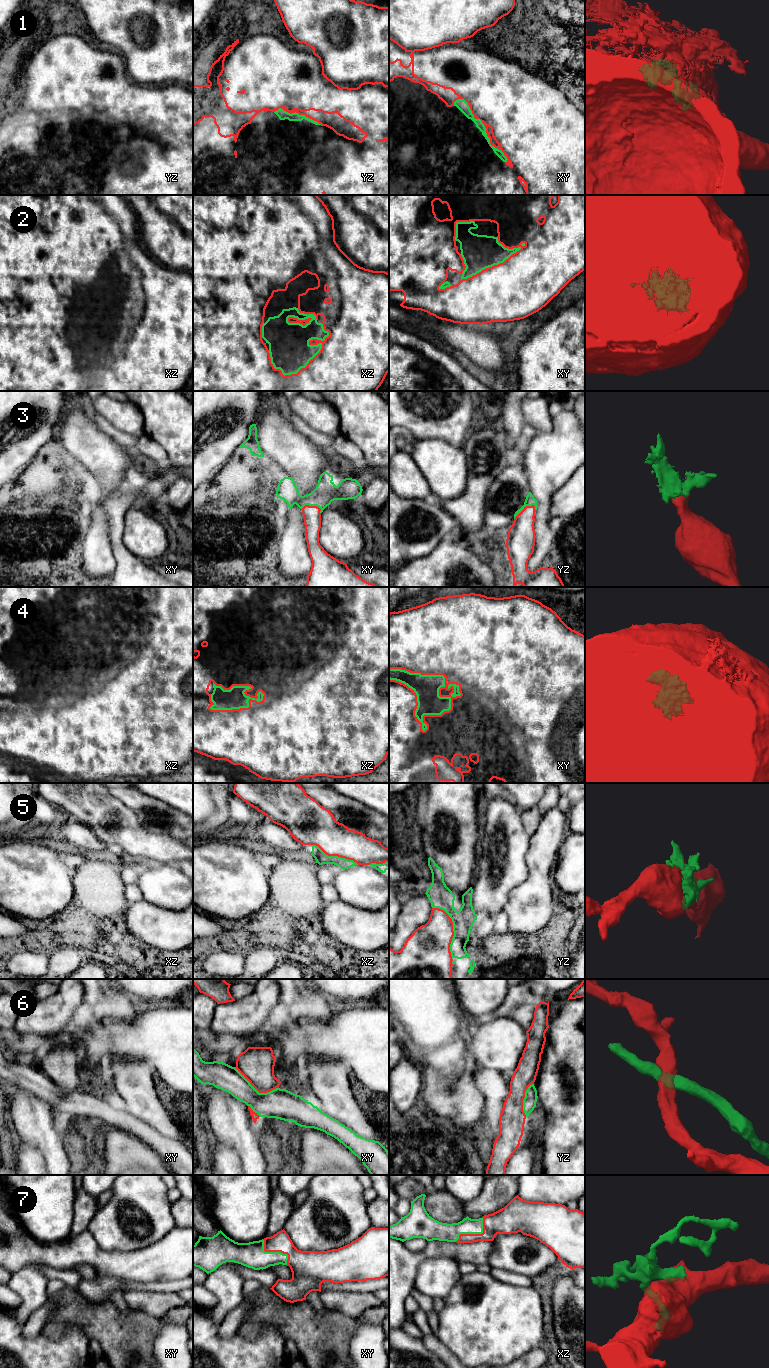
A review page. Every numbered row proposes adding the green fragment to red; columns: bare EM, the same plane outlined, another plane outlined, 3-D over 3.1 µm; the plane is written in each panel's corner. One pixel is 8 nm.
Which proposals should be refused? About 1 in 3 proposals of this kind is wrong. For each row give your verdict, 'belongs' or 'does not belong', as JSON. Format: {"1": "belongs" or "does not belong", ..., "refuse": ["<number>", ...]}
{"1": "does not belong", "2": "belongs", "3": "belongs", "4": "belongs", "5": "does not belong", "6": "does not belong", "7": "belongs", "refuse": ["1", "5", "6"]}

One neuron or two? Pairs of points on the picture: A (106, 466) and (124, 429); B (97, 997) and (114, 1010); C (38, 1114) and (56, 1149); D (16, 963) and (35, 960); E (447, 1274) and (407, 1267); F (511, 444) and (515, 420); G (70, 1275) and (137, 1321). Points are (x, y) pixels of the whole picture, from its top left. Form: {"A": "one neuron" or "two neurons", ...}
{"A": "two neurons", "B": "one neuron", "C": "one neuron", "D": "one neuron", "E": "two neurons", "F": "one neuron", "G": "two neurons"}

